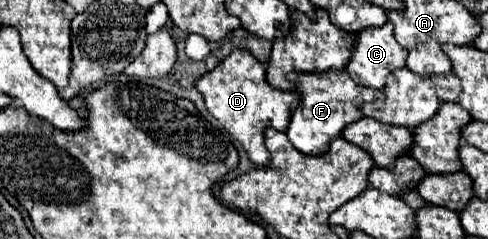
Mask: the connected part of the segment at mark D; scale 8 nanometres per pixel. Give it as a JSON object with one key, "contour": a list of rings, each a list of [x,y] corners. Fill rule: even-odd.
{"contour":[[[233,49],[213,71],[203,73],[195,87],[201,91],[209,113],[243,145],[251,163],[257,167],[269,163],[263,129],[273,127],[285,131],[289,125],[289,111],[293,109],[293,103],[297,103],[297,95],[293,95],[293,91],[271,87],[265,79],[265,67],[247,49]]]}

